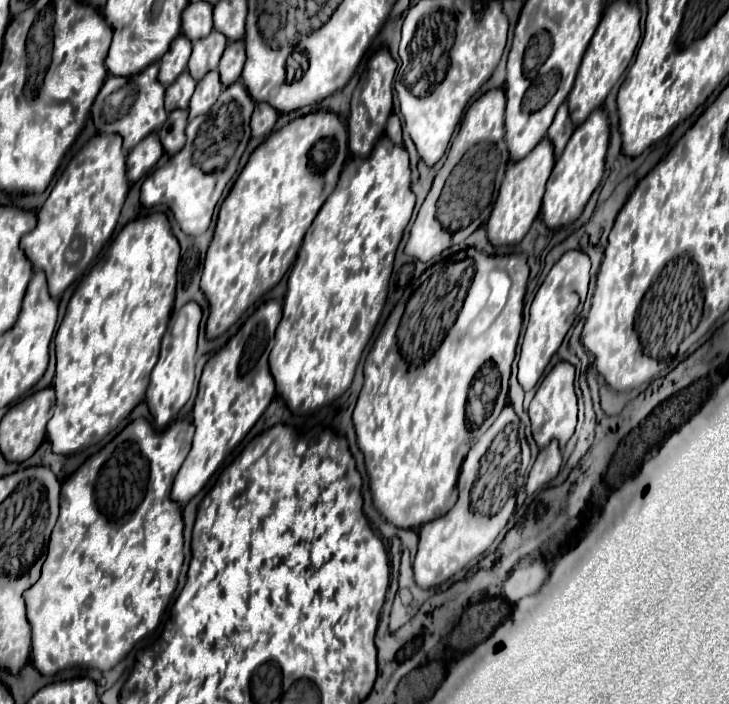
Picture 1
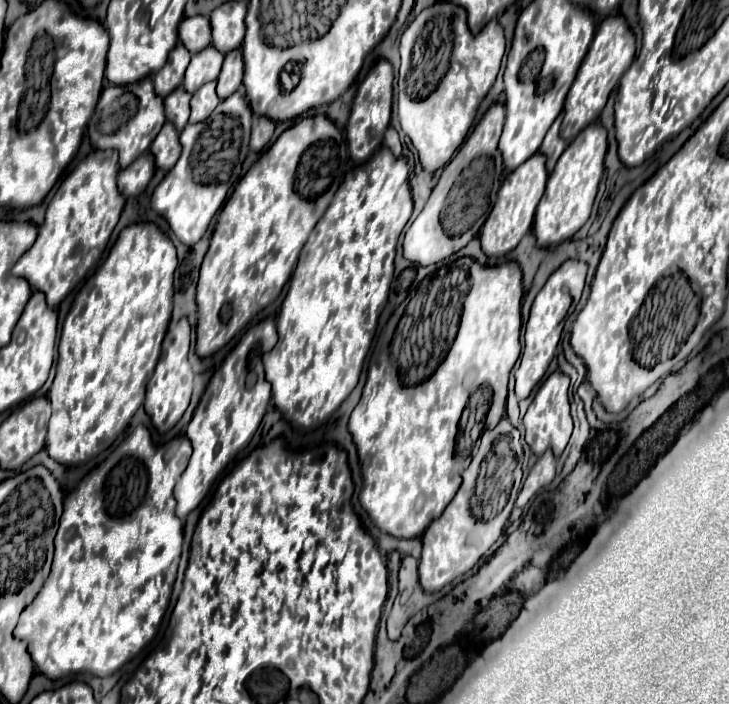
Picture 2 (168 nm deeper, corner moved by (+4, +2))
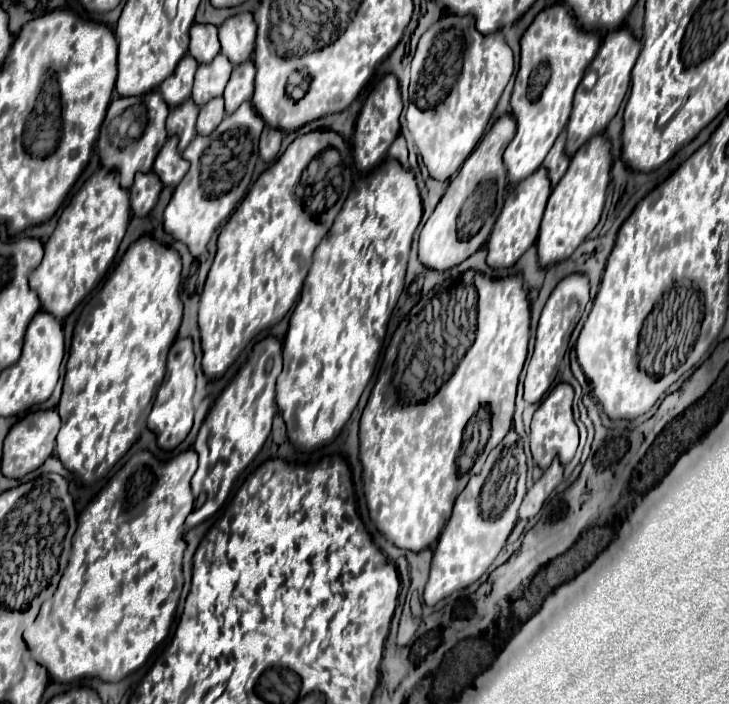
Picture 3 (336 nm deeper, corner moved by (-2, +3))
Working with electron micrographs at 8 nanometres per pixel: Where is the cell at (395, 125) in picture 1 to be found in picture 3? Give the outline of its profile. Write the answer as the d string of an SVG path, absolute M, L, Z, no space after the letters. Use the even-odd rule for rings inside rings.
M398 135L396 141L390 145L388 155L394 157L394 159L398 159L404 167L408 167L408 149L406 149L406 139L402 135Z

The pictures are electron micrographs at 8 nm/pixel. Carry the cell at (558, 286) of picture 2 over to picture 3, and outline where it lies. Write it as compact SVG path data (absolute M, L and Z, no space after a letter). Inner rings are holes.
M572 273L568 277L564 277L556 289L550 293L540 321L538 321L538 331L536 331L536 345L534 345L534 353L532 359L526 367L526 379L524 379L524 399L528 403L538 403L542 401L544 393L550 389L556 373L558 373L558 363L562 361L566 349L568 349L568 341L570 341L570 333L578 315L578 297L576 297L576 289L590 289L588 277L584 273Z

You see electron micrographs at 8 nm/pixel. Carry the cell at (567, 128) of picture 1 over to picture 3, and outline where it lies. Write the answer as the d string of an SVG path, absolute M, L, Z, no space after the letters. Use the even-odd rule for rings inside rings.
M562 131L558 135L556 143L552 145L550 153L544 159L544 167L548 169L548 177L550 177L552 185L556 185L562 179L562 175L566 173L568 163L570 163L570 157L564 153L564 143L566 143L566 131Z

